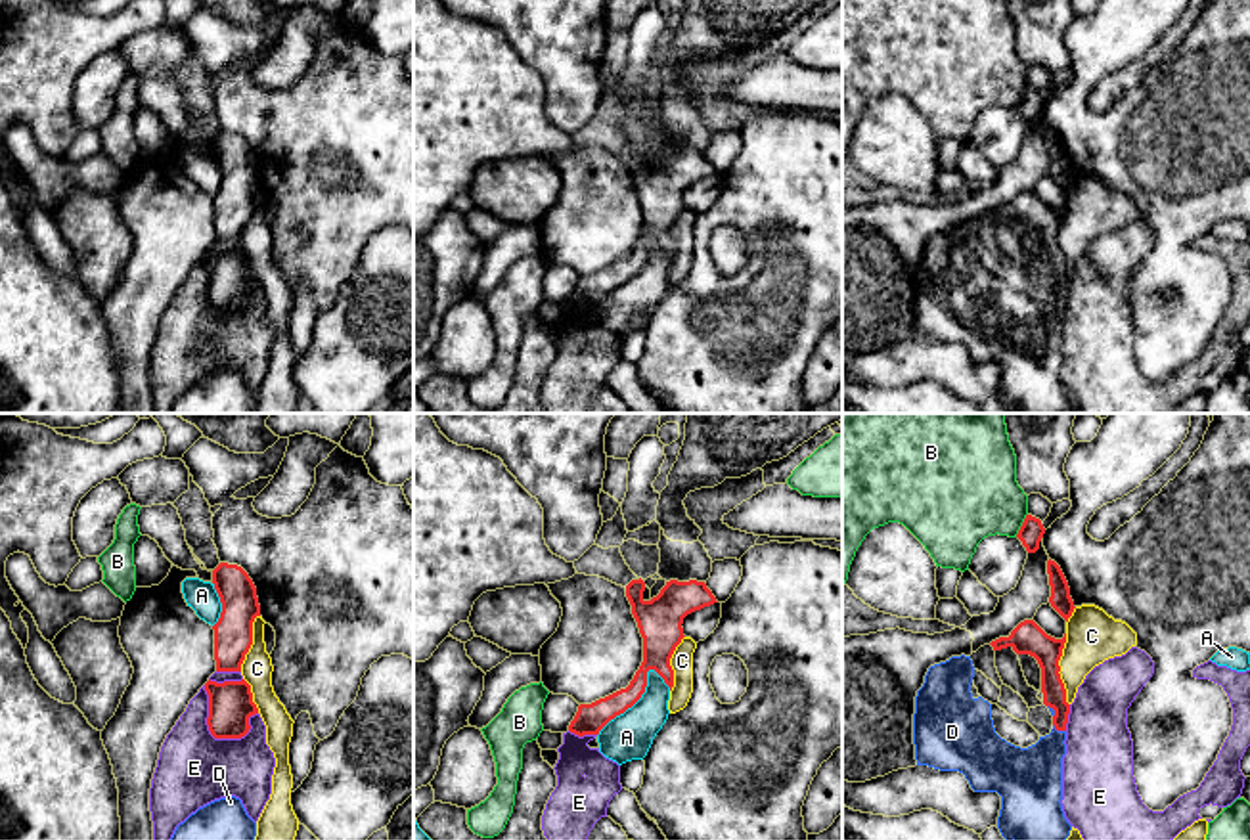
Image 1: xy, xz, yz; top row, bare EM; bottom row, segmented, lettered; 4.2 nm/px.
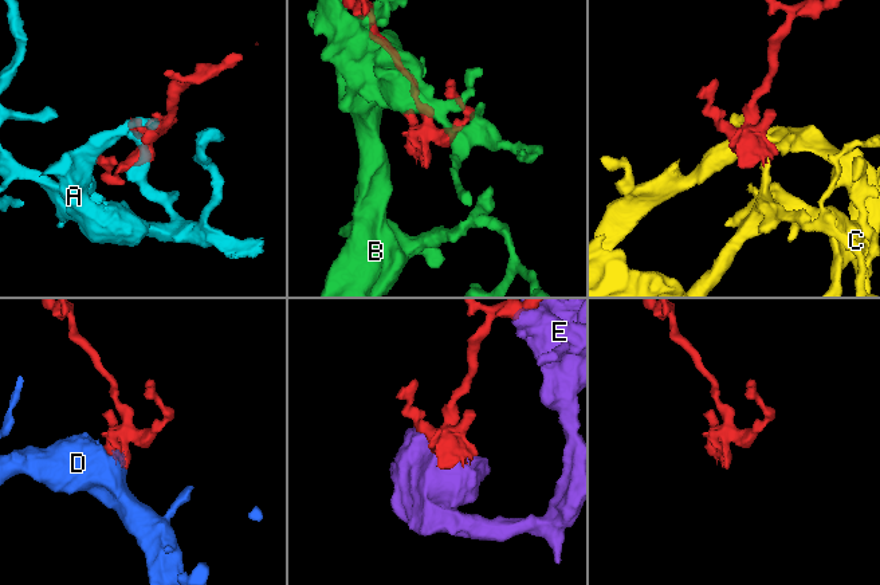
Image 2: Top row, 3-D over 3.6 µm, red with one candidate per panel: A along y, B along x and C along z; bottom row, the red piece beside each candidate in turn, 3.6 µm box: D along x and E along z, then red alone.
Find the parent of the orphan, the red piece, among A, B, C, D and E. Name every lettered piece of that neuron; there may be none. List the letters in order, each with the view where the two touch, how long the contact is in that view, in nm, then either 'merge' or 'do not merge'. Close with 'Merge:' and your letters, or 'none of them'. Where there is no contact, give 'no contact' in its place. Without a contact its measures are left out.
A: xz | 380 nm | do not merge
B: yz | 120 nm | do not merge
C: yz | 300 nm | do not merge
D: yz | 70 nm | merge
E: xy | 280 nm | do not merge
Merge: D

